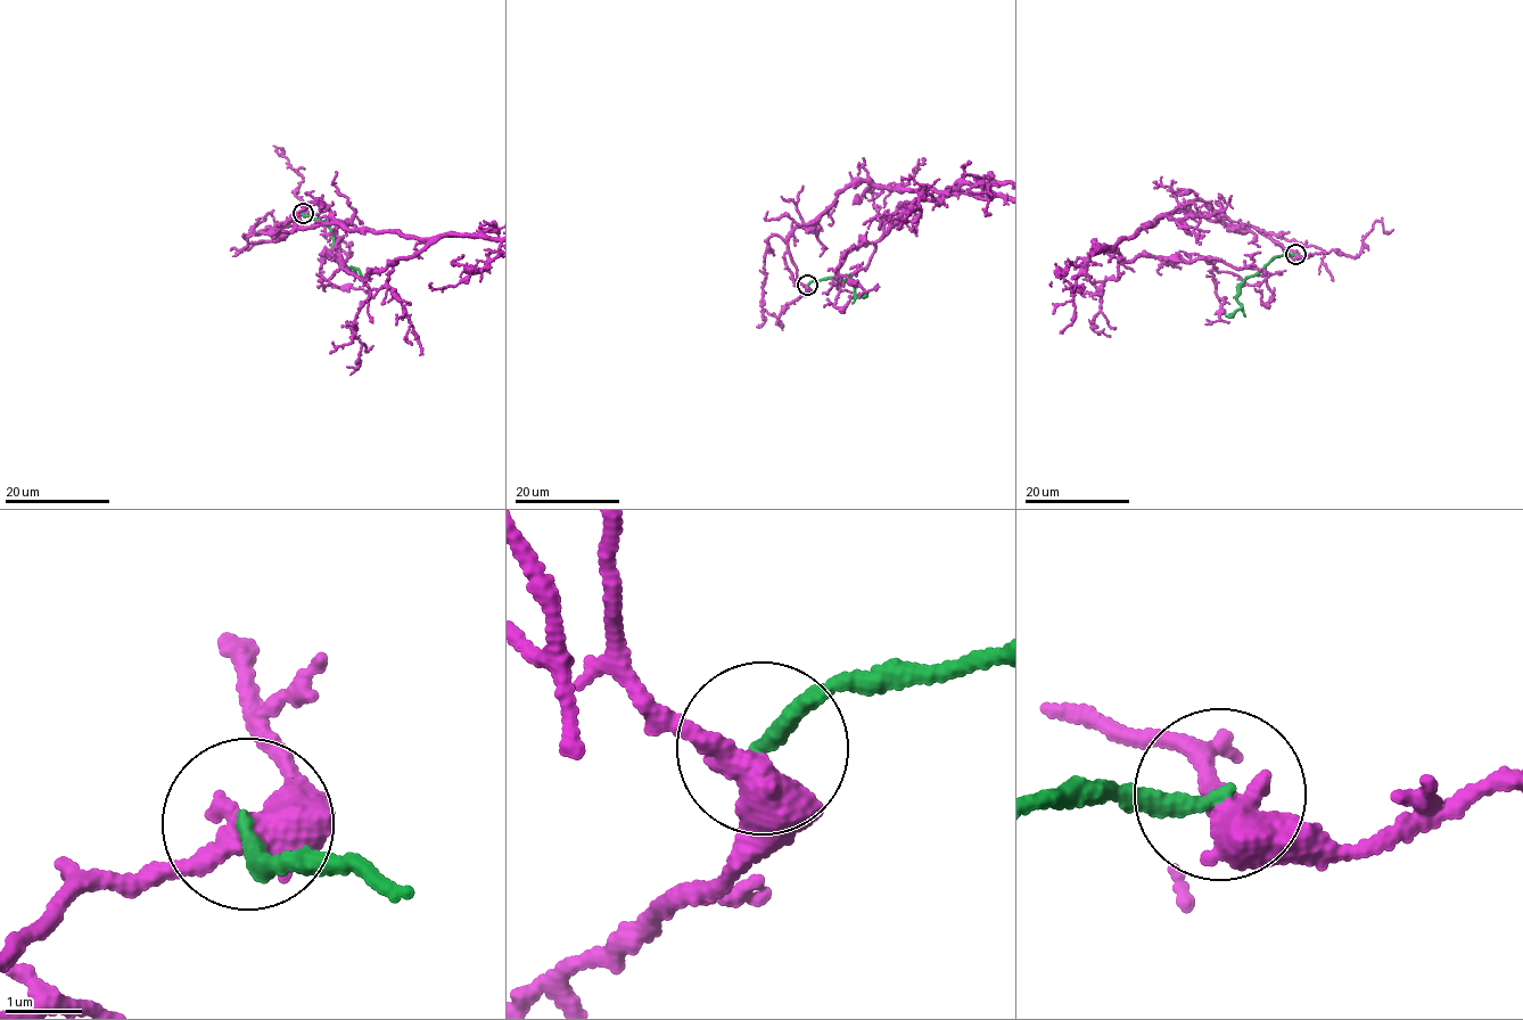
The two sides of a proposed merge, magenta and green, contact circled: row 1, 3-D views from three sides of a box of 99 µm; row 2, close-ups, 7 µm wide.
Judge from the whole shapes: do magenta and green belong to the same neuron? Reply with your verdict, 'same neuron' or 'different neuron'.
different neuron

